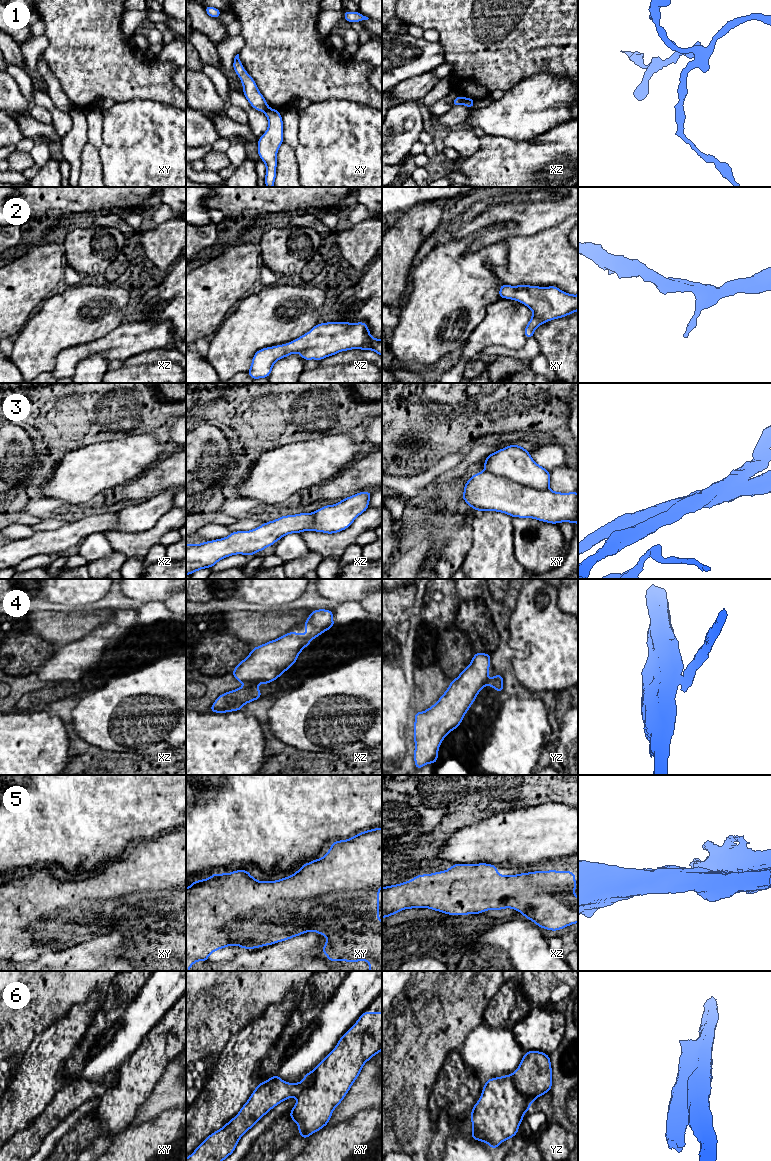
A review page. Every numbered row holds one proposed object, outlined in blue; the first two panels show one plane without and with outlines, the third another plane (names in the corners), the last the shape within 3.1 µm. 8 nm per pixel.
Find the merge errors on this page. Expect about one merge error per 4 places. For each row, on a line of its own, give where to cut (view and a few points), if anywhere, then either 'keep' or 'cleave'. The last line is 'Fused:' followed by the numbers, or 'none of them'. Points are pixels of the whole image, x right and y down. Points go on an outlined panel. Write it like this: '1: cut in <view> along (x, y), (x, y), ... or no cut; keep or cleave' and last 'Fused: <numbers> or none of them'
1: cut in xz along (461, 97), (463, 103); cleave
2: no cut; keep
3: no cut; keep
4: cut in xz along (257, 683), (246, 685); cleave
5: no cut; keep
6: cut in yz along (512, 1075), (515, 1088), (530, 1103); cleave
Fused: 1, 4, 6

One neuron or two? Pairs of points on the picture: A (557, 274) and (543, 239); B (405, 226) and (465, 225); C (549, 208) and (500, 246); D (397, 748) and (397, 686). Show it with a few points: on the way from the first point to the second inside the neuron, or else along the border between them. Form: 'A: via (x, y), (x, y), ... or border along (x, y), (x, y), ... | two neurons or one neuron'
A: via (556, 265), (548, 257), (548, 248) | one neuron
B: border along (440, 220), (438, 225), (427, 236) | two neurons
C: border along (505, 238), (483, 247) | two neurons
D: via (396, 733), (396, 701) | one neuron

